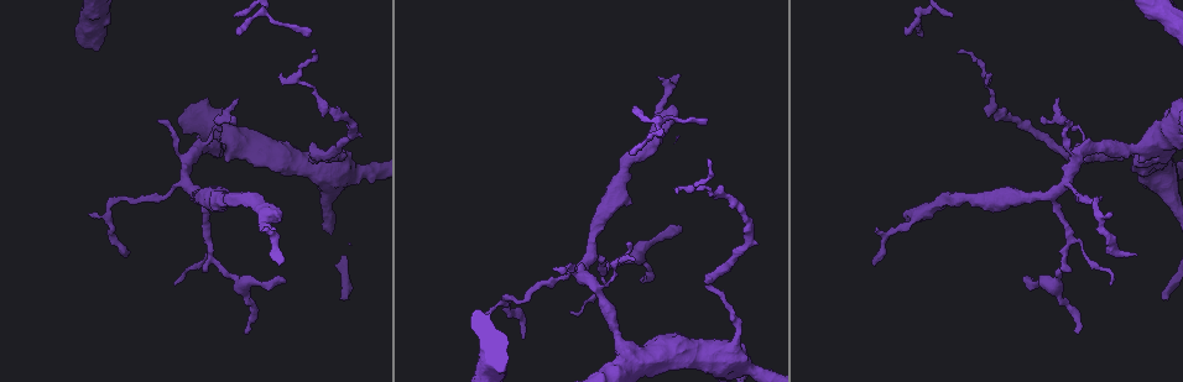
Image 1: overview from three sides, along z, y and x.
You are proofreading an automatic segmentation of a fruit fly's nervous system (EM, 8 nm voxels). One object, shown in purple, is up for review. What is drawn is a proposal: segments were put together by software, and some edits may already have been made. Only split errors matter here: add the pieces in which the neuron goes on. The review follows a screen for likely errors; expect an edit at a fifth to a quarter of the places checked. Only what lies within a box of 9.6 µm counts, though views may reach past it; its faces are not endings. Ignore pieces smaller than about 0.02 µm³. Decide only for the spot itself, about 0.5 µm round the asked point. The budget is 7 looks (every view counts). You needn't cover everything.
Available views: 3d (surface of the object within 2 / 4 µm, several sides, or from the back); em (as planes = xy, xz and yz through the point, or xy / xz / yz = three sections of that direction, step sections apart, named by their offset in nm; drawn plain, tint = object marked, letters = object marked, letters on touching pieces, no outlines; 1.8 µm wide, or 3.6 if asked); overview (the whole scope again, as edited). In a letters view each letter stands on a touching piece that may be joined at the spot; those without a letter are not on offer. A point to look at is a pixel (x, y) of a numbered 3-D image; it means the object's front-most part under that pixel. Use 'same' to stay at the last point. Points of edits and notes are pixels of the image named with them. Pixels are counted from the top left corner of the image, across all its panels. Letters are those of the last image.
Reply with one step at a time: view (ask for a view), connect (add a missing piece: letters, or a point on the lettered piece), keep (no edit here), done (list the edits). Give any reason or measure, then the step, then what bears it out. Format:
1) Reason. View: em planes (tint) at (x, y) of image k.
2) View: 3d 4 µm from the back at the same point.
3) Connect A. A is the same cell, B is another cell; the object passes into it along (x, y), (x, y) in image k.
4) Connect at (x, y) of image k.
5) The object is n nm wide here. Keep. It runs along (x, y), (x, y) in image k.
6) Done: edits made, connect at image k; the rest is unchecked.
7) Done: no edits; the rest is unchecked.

Free end. View: em planes (letters) at (872, 262) of image 1.

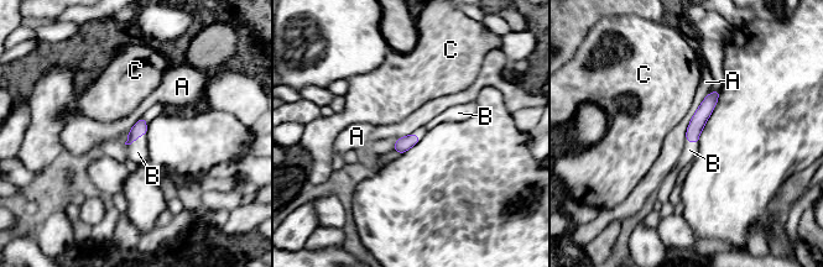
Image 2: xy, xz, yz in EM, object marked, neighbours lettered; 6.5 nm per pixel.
Keep. A, B and C are other cells; none of them fits.

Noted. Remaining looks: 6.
An open end. View: em xz step 8 (letters) at (570, 312) of image 1.

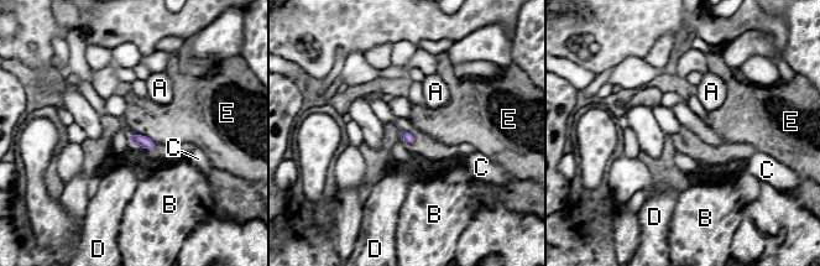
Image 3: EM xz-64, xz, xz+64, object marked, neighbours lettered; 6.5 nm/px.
Keep. A, B, C, D and E are other cells; a border runs along (131, 132), (145, 135), (156, 144) in image 3; none of them fits.

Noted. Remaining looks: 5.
Thin neck. View: em 3.6 µm xz step 16 (letters) at (625, 351) of image 1.

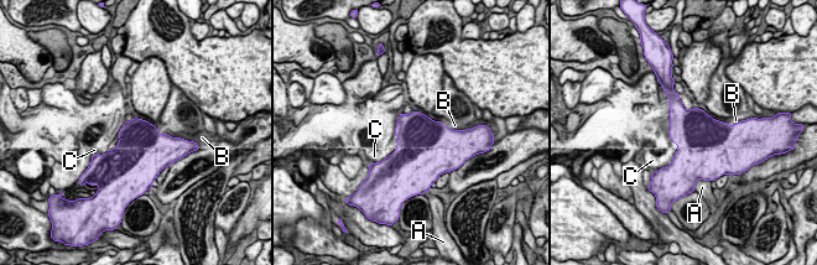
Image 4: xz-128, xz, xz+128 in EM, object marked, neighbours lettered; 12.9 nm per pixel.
View: em 3.6 µm planes (letters) at the same point.

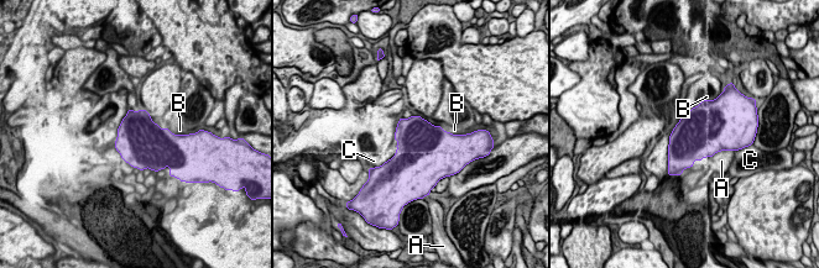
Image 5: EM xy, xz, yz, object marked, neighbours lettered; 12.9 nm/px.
Keep. A, B and C are other cells; a border runs along (170, 131), (176, 135) in image 5; no lettered piece goes on from it.

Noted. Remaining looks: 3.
Done: no edits; the rest is unchecked.

